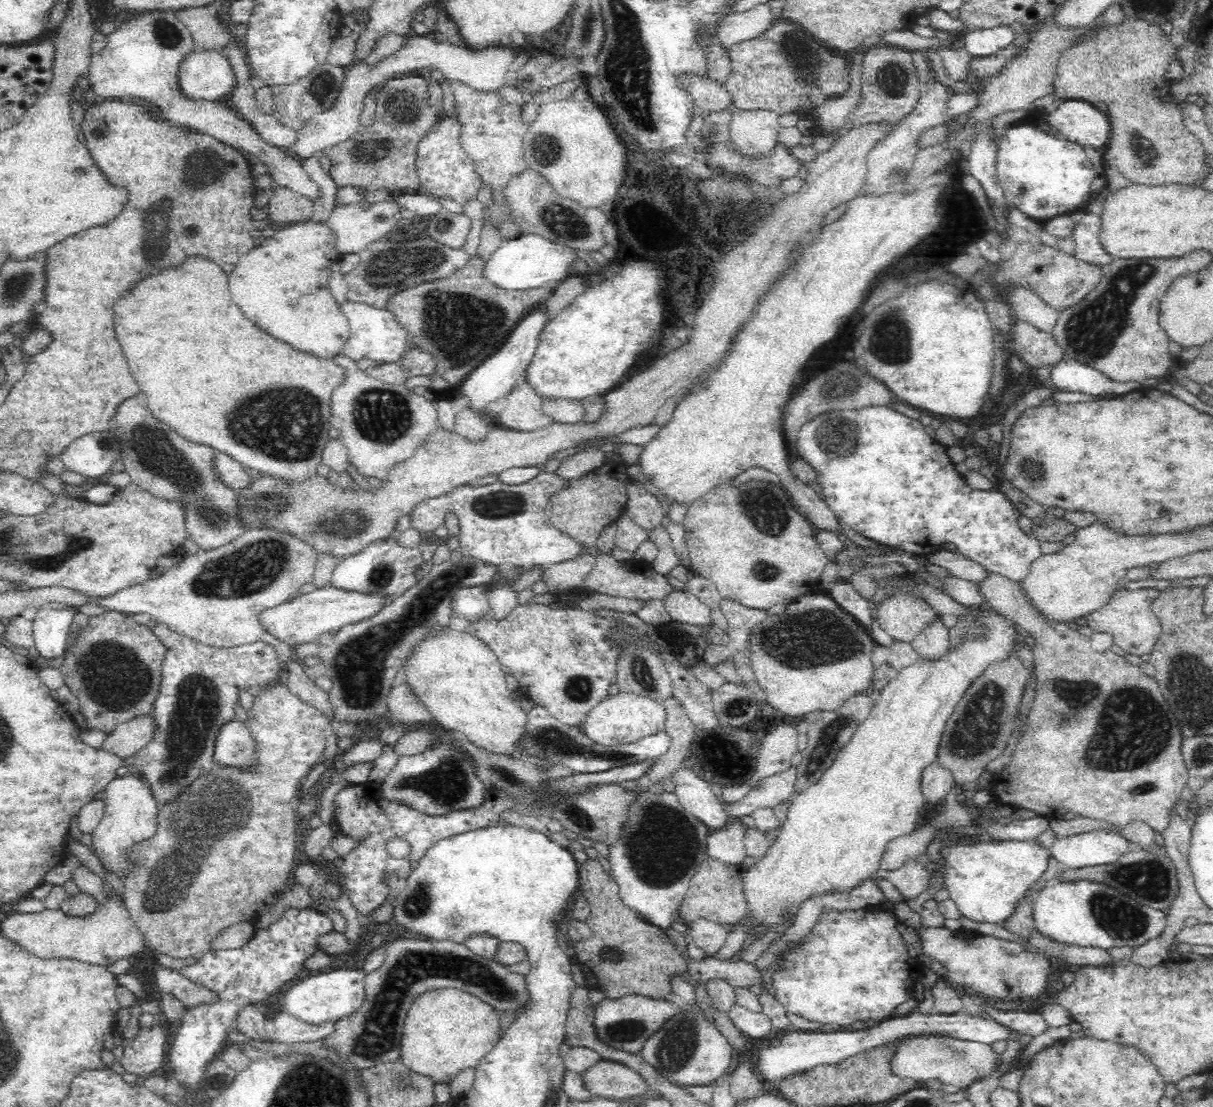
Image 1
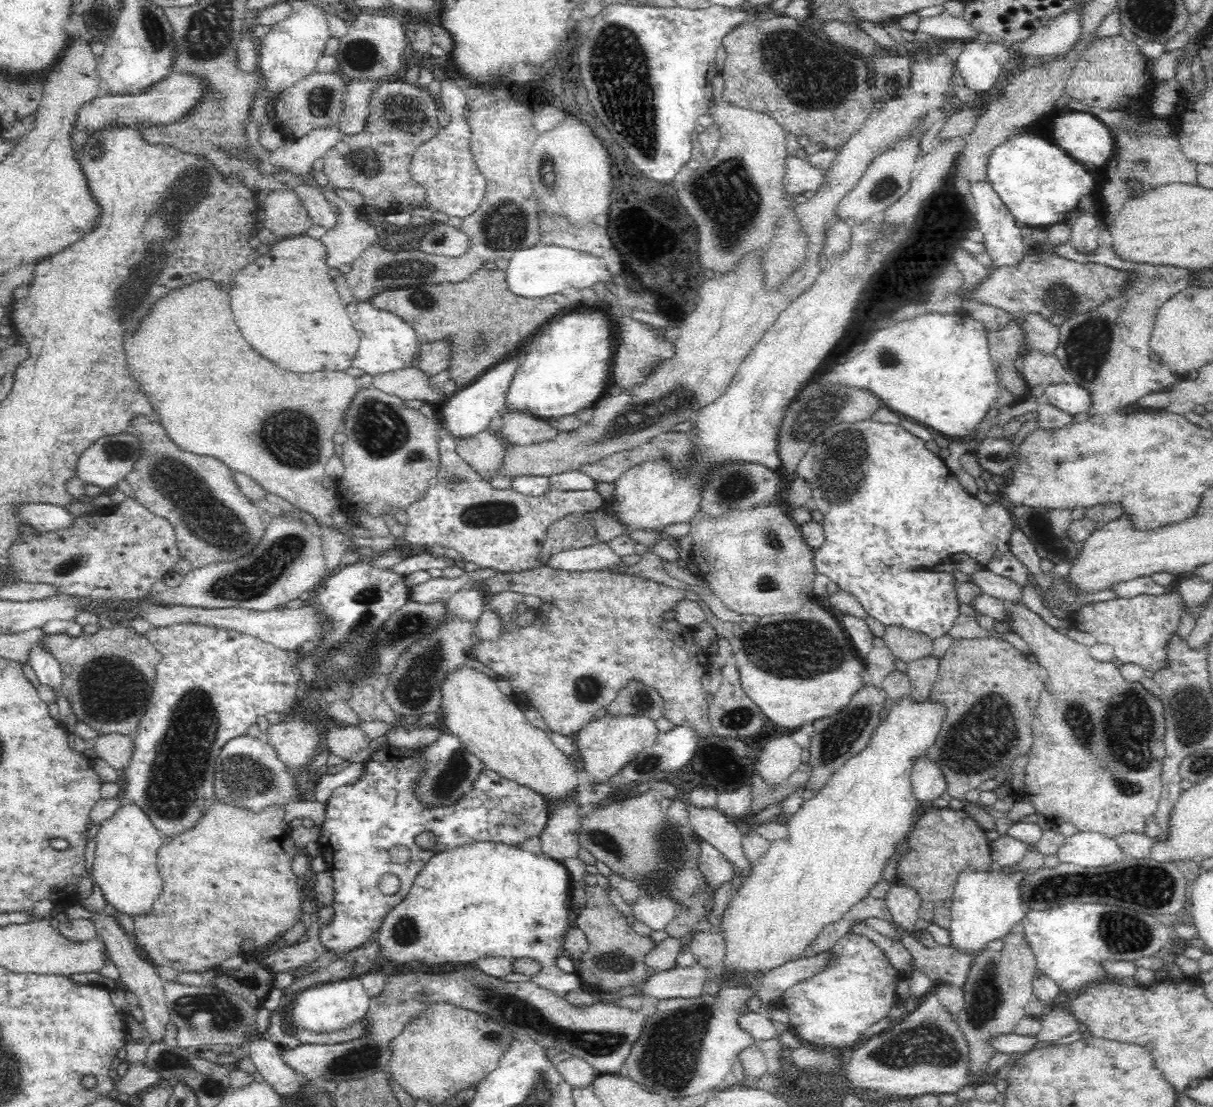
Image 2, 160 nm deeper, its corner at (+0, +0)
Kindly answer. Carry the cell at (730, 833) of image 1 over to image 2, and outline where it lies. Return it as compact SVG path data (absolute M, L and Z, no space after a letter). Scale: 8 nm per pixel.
M699 841L700 850L699 870L704 876L705 886L709 890L717 890L725 882L731 881L735 874L735 864L729 860L720 850L708 842Z

